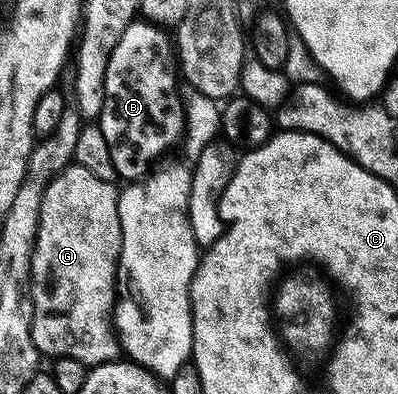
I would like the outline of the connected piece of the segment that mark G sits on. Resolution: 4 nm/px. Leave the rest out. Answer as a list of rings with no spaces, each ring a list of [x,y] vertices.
[[[70,163],[65,170],[45,189],[43,203],[39,211],[39,231],[37,232],[37,242],[33,248],[33,258],[31,259],[31,291],[33,292],[33,322],[31,323],[31,339],[35,339],[35,347],[46,358],[56,359],[58,357],[70,357],[79,359],[87,367],[95,365],[105,365],[109,361],[118,360],[119,342],[111,320],[113,306],[118,300],[117,292],[117,264],[121,254],[121,228],[119,227],[119,203],[117,195],[119,189],[114,182],[107,179],[98,179],[96,175],[91,175],[87,167]]]

